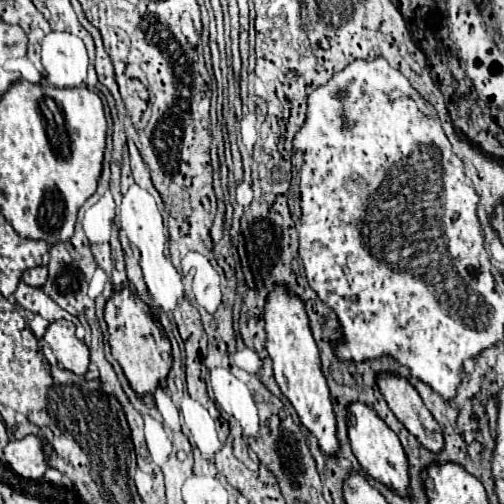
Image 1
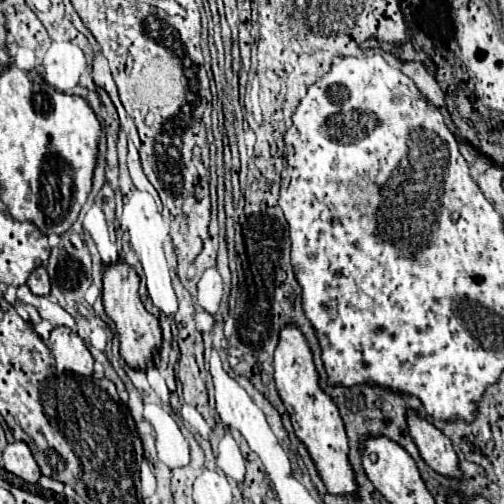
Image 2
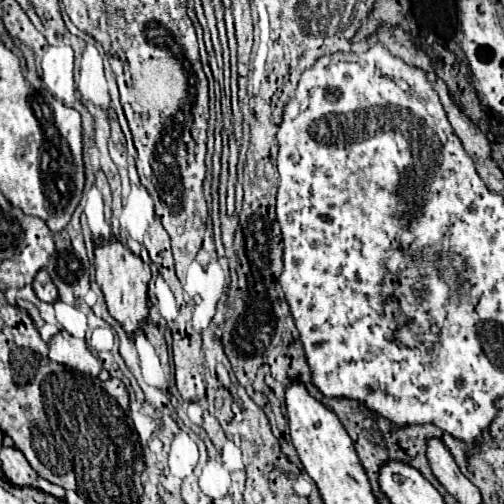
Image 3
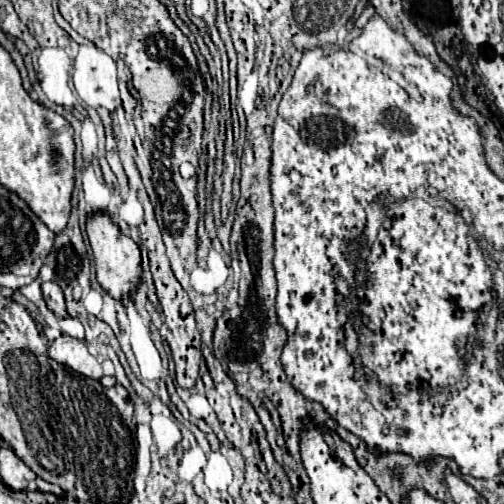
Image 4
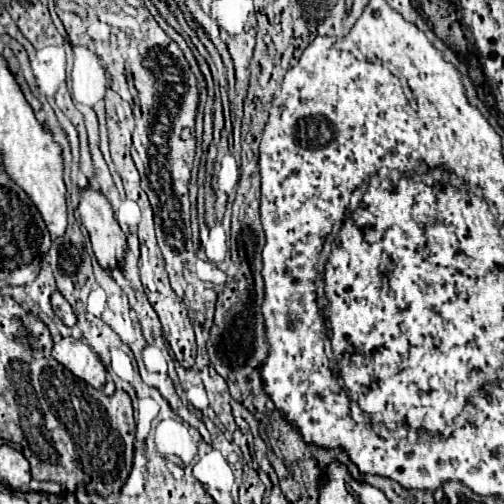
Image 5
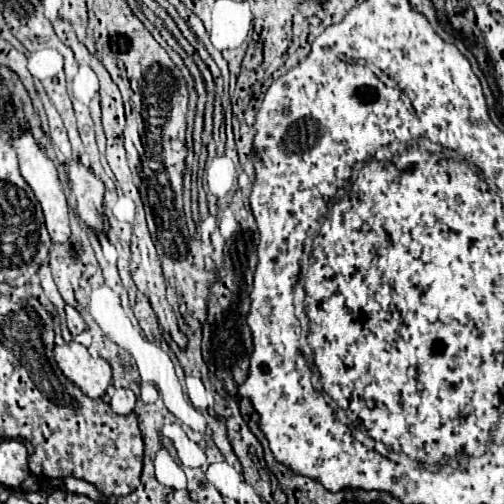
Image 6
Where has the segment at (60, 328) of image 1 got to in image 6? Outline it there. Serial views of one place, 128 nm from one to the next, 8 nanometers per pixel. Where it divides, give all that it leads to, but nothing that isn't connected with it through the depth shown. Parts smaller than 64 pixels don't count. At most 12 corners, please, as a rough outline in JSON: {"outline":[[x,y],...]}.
{"outline":[[78,342],[54,346],[54,360],[90,398],[112,384],[110,364]]}

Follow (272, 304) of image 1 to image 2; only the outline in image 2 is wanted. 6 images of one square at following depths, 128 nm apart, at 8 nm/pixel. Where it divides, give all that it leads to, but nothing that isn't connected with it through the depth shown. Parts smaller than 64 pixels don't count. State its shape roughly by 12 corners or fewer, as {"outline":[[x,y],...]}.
{"outline":[[280,328],[274,380],[328,492],[354,494],[348,438],[312,350]]}

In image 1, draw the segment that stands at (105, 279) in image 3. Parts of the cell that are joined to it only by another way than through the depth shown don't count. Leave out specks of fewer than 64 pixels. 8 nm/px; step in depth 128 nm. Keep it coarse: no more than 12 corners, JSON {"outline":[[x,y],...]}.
{"outline":[[128,286],[106,304],[108,342],[136,396],[172,368],[162,324]]}

